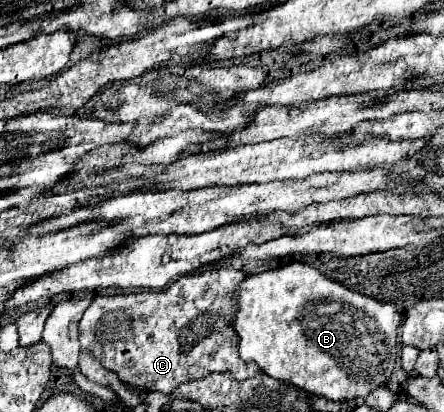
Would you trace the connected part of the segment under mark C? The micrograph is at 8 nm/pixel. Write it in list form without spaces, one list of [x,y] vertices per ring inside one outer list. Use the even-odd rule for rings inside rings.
[[[206,267],[202,271],[194,271],[194,275],[184,275],[184,277],[176,279],[174,283],[168,283],[162,291],[144,291],[144,293],[130,293],[130,295],[98,295],[98,297],[94,297],[92,305],[84,311],[84,317],[80,321],[80,343],[82,343],[82,349],[92,351],[94,357],[100,359],[100,363],[108,371],[116,373],[122,383],[132,385],[132,387],[138,387],[138,389],[144,389],[144,391],[160,391],[160,393],[170,395],[178,385],[182,385],[186,381],[202,379],[202,377],[206,377],[212,371],[230,373],[234,379],[246,381],[246,379],[258,375],[260,373],[260,367],[254,361],[242,361],[240,359],[240,355],[238,355],[238,335],[234,335],[234,331],[230,331],[230,319],[234,317],[234,299],[232,299],[232,295],[234,295],[236,285],[244,277],[246,275],[242,271],[236,271],[234,267]]]

